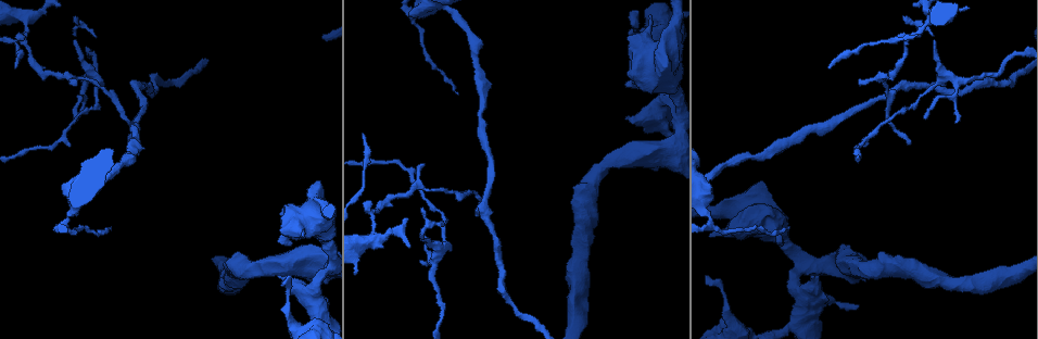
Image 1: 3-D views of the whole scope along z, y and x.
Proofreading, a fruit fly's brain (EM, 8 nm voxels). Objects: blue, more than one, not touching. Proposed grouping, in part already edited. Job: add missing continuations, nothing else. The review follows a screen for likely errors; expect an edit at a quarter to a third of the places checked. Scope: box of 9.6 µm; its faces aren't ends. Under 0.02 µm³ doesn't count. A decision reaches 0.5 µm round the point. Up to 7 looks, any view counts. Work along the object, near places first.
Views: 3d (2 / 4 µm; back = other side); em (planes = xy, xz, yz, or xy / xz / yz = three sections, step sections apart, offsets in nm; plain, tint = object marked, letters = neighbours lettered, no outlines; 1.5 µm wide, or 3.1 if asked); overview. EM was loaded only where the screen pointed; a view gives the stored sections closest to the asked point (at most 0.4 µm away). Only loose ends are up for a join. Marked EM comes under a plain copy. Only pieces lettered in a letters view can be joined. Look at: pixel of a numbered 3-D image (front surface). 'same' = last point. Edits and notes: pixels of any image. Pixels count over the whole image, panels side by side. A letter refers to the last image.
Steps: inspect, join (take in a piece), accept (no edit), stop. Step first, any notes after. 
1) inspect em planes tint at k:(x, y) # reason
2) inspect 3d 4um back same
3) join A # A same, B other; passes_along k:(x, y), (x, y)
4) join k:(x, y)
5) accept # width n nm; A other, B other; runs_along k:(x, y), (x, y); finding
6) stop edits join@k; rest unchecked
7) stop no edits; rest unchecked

inspect 3d 4um at 1:(626, 116) # free end

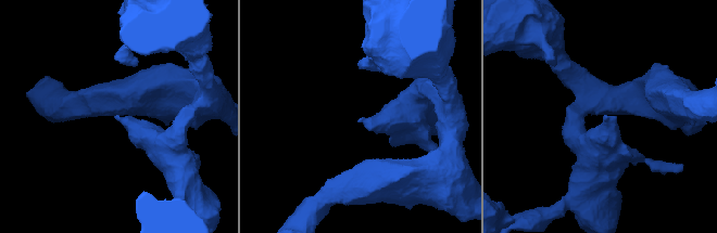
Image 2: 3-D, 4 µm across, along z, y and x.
inspect em planes letters at 2:(115, 117)

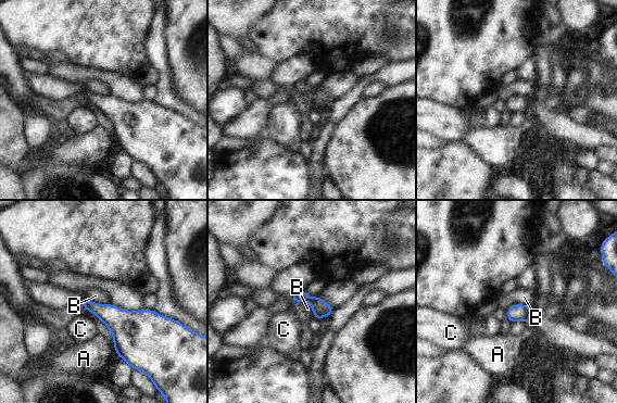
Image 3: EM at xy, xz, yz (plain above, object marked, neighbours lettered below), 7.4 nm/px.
accept # A other, B other, C other; border 3:(530, 305), (513, 304), (506, 310); no lettered piece goes on from it

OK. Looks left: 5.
inspect 3d 4um at 1:(908, 143) # free end

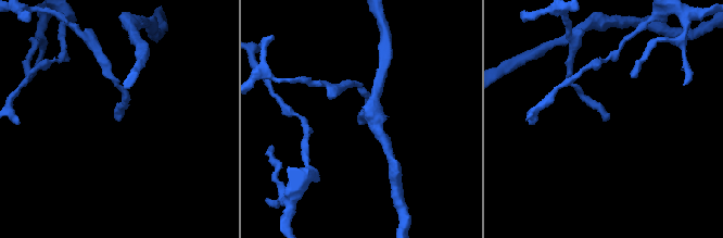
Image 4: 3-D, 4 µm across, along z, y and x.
inspect em planes letters at 4:(118, 120)

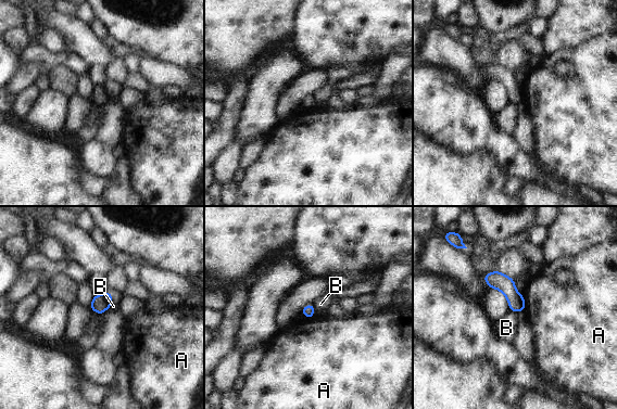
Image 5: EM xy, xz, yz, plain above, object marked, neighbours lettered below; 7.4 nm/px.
accept # longest_contact A 110 nm; A other, B other; border 5:(312, 304), (316, 310); none of them fits

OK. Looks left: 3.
inspect em planes letters at 1:(74, 83) # thin end

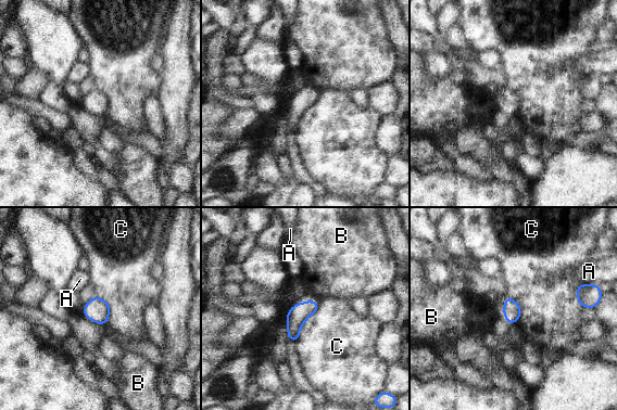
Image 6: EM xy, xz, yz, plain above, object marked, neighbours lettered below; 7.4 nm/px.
accept # width 130 nm; A other, B other, C other; border 6:(318, 303), (296, 342); no lettered piece goes on from it

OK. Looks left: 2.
stop no edits; rest unchecked

